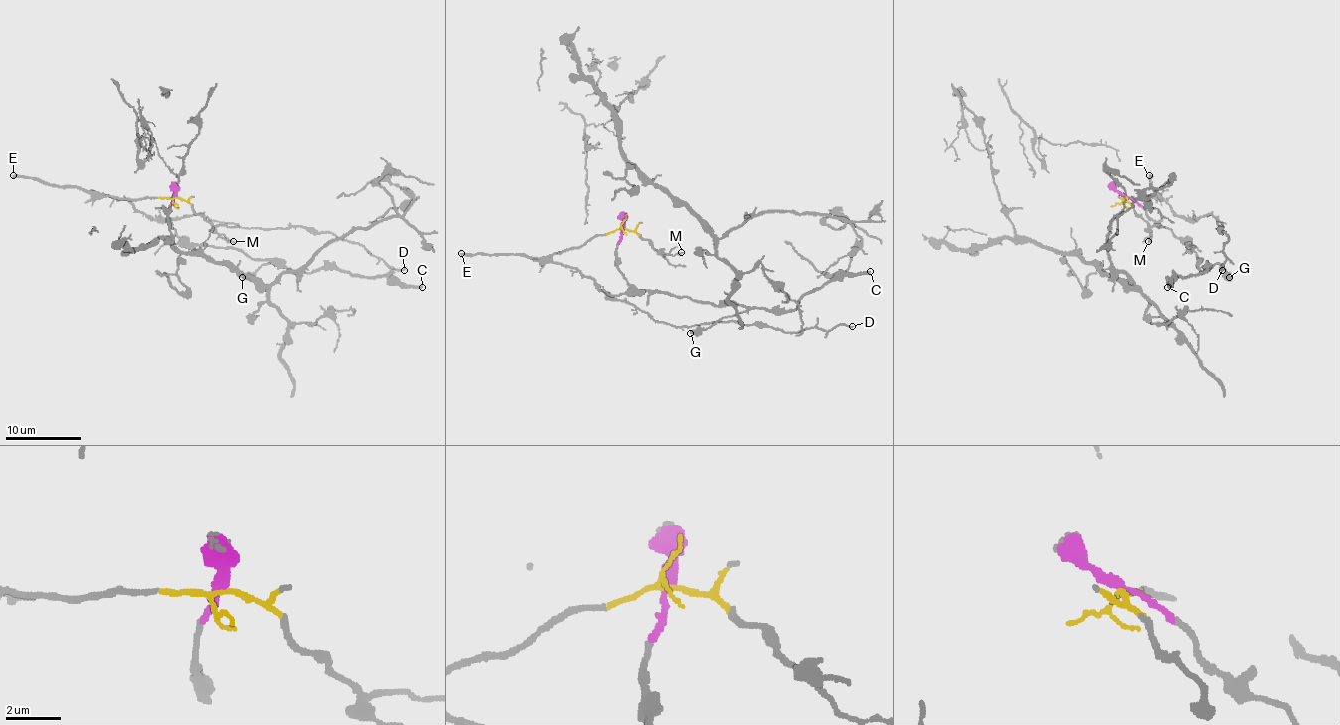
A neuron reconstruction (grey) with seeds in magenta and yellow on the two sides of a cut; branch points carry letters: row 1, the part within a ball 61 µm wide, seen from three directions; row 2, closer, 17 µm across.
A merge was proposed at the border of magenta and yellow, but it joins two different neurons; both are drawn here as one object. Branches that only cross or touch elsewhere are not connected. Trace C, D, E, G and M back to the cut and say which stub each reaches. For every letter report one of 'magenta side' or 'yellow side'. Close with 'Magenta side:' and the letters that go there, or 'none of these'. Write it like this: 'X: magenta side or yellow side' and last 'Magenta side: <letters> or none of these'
C: magenta side
D: yellow side
E: yellow side
G: magenta side
M: yellow side
Magenta side: C, G

